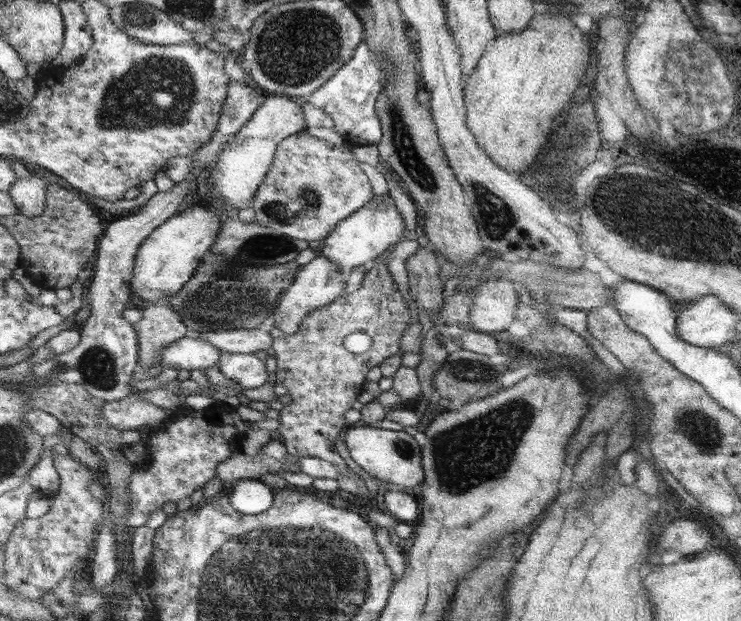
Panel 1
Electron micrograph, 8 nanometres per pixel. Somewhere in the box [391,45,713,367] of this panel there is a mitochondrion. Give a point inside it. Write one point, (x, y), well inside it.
(499, 221)

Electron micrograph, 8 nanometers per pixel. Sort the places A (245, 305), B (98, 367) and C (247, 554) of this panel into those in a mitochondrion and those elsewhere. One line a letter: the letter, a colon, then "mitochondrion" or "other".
A: mitochondrion
B: mitochondrion
C: mitochondrion

